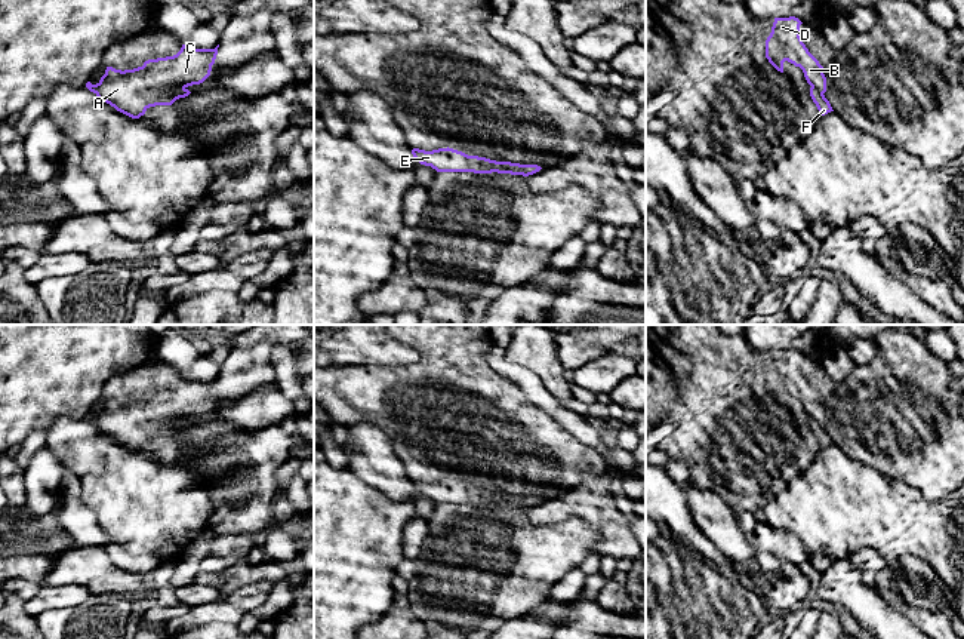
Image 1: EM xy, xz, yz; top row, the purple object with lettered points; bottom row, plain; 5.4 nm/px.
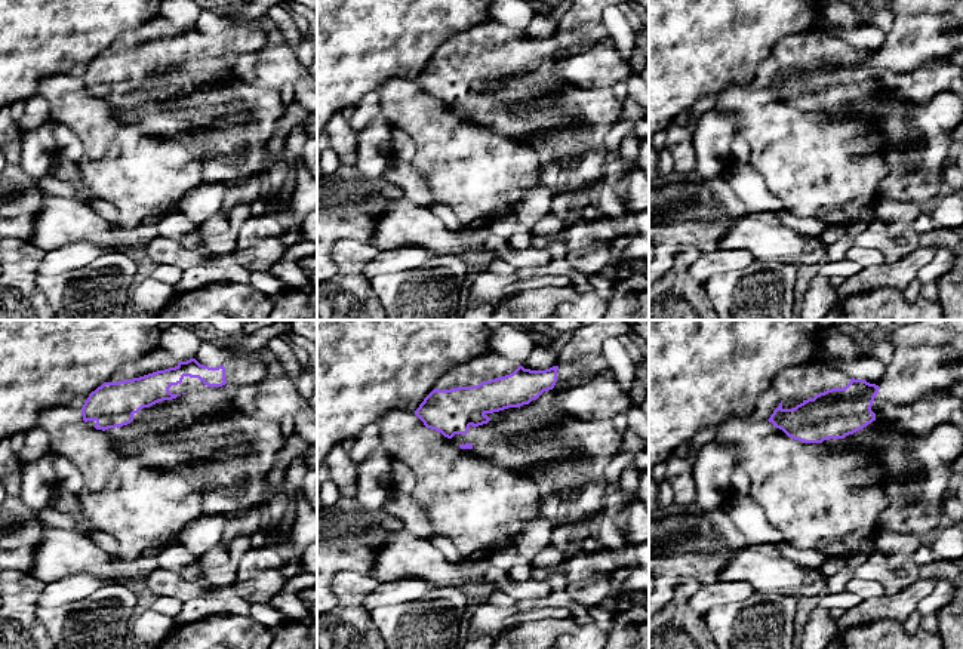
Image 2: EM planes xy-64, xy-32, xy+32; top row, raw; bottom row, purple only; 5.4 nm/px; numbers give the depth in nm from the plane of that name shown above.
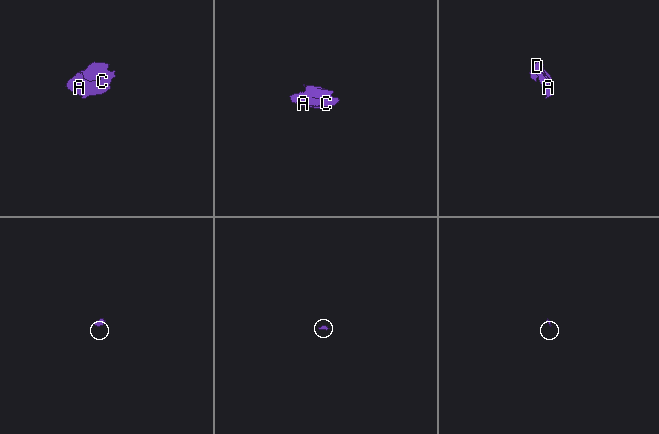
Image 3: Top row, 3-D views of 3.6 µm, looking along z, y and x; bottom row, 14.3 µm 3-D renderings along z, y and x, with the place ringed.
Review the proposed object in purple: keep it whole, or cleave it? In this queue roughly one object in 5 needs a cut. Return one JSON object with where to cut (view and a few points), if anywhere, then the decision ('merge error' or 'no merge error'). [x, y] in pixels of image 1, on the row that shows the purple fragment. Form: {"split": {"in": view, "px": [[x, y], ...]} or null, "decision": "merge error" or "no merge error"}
{"split": null, "decision": "no merge error"}

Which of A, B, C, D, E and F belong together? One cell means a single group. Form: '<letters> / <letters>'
A B C D E F

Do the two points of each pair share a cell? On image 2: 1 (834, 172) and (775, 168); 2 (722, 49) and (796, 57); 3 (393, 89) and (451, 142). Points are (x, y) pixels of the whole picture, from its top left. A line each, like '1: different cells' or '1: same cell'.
1: same cell
2: different cells
3: same cell

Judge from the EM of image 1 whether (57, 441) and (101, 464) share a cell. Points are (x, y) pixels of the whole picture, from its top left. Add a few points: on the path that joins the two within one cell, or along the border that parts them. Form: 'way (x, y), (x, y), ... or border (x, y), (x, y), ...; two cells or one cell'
way (67, 441), (76, 441), (91, 455); one cell

